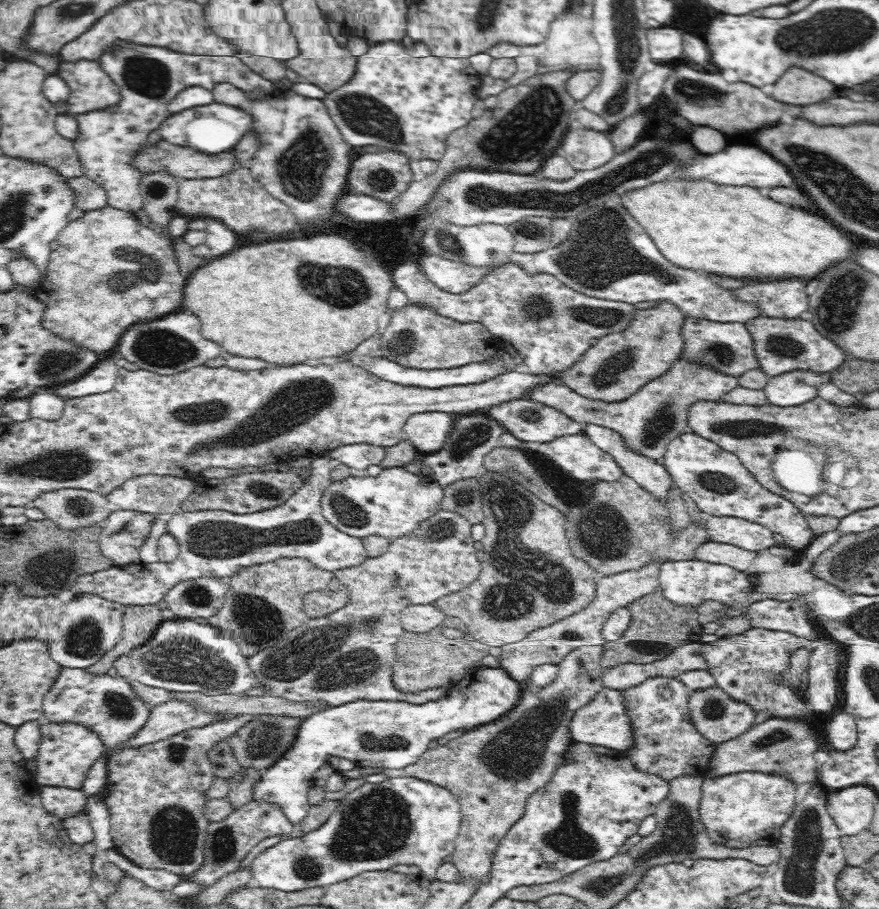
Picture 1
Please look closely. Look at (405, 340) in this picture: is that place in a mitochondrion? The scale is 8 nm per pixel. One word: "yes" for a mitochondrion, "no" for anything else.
yes

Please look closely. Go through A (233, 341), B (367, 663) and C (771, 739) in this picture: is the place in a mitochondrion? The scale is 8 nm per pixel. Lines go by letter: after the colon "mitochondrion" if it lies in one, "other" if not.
A: other
B: mitochondrion
C: mitochondrion

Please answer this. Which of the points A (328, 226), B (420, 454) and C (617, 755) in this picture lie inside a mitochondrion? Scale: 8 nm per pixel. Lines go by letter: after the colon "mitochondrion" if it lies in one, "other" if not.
A: other
B: other
C: other

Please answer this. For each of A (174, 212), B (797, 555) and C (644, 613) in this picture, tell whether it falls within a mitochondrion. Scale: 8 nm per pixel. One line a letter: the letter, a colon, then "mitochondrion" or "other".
A: other
B: other
C: other

